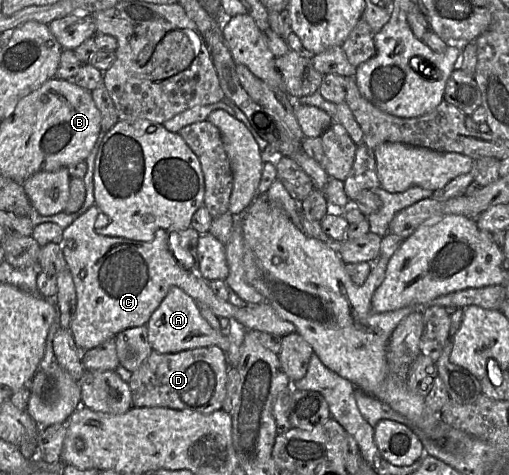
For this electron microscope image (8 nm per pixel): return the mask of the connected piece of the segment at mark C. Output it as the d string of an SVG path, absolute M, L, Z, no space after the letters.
M96 205L89 207L63 229L63 239L59 243L75 285L76 311L70 332L81 351L114 338L125 329L146 325L172 286L181 288L197 303L209 307L216 316L235 318L247 330L280 337L296 332L294 324L282 319L267 302L240 307L217 297L209 281L198 273L184 269L177 262L169 248L166 230L158 229L151 241L104 236L95 228L100 213Z

